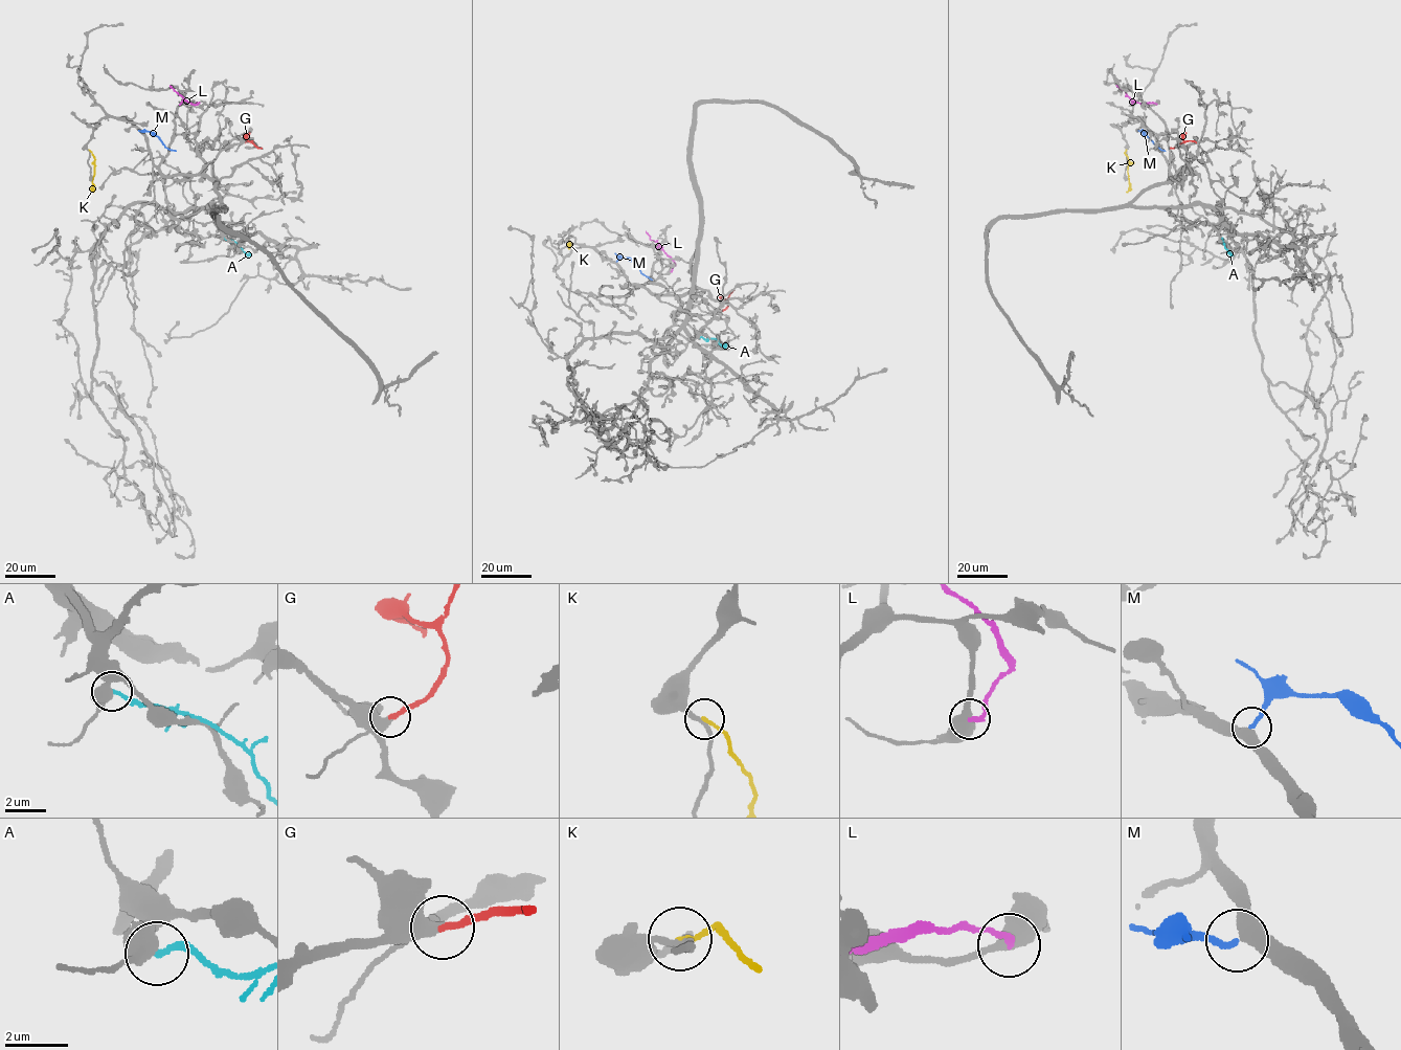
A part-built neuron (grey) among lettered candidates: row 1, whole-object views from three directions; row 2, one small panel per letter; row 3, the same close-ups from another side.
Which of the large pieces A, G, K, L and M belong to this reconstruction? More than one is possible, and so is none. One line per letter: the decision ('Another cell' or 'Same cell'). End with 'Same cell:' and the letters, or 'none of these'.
A: Another cell
G: Same cell
K: Another cell
L: Another cell
M: Same cell
Same cell: G, M

